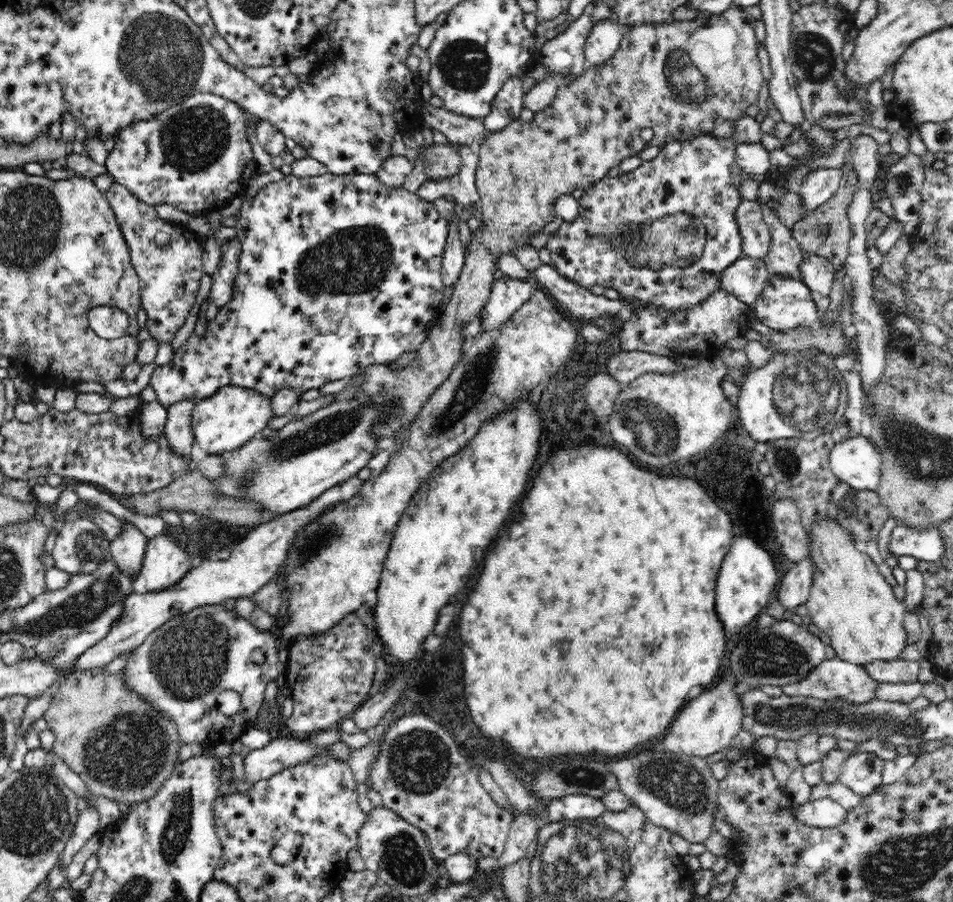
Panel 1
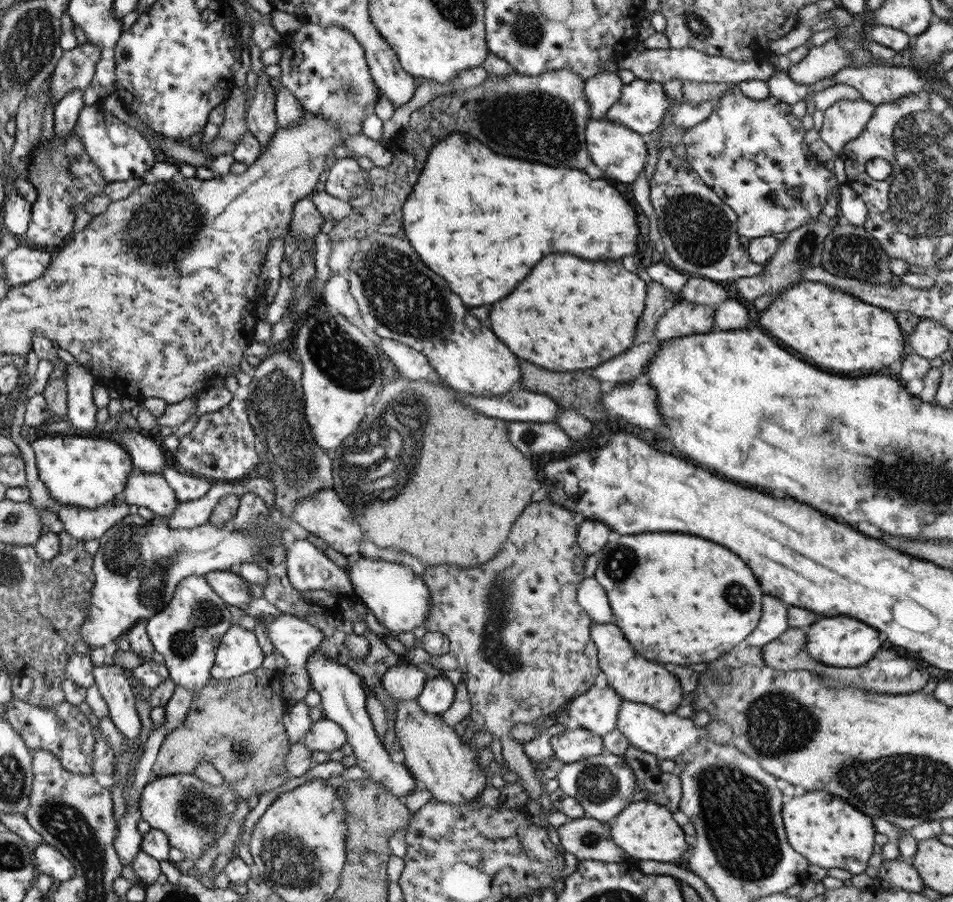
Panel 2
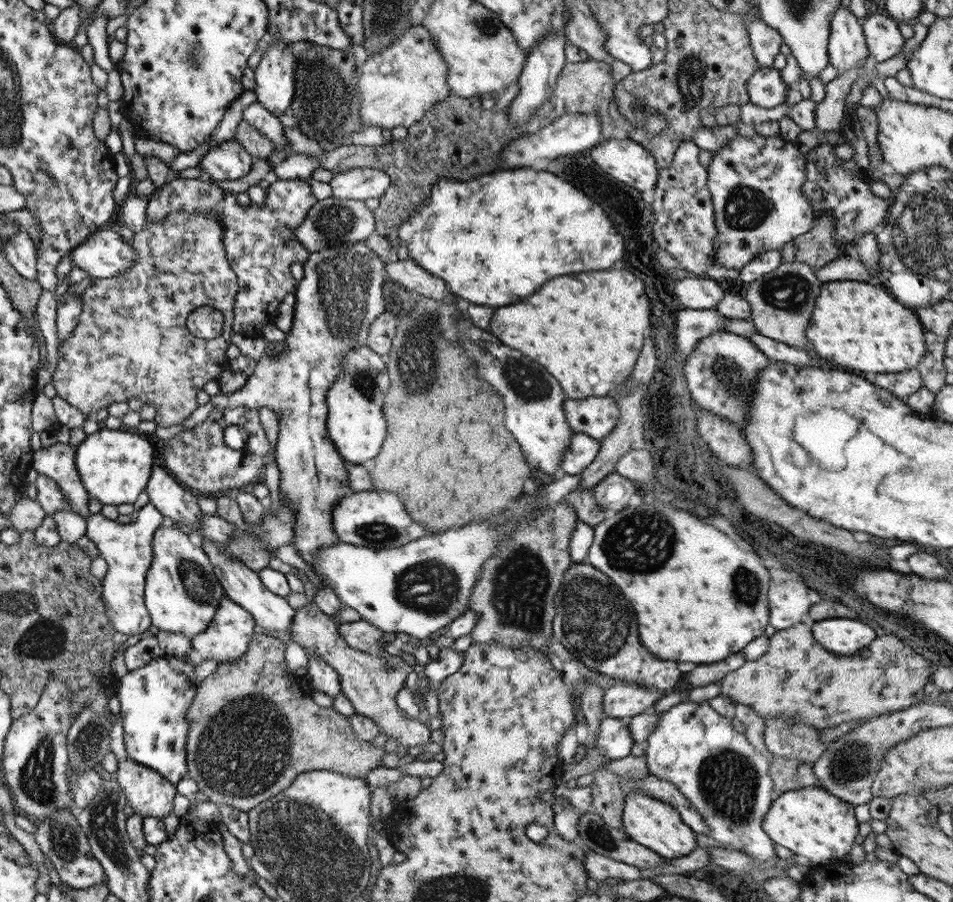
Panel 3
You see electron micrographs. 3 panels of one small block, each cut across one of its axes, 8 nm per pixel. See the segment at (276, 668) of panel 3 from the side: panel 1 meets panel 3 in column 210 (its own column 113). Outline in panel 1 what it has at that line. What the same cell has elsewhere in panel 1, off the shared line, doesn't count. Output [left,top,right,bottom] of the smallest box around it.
[42,667,182,805]

